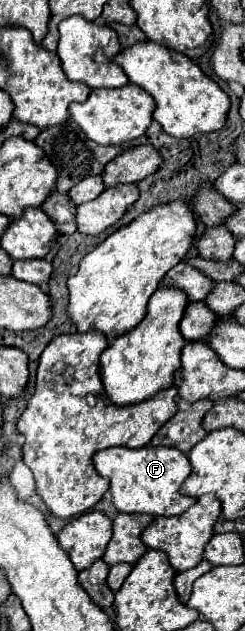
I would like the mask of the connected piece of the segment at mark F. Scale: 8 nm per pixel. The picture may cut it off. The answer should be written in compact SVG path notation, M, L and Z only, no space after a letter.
M144 446L144 448L106 448L94 454L94 466L96 472L102 478L110 480L110 492L112 492L112 504L118 508L118 512L140 512L140 514L152 514L152 516L178 516L186 512L190 506L194 506L196 498L192 496L182 496L178 492L180 484L188 478L190 474L190 462L188 456L182 454L176 448L166 448L166 446Z

